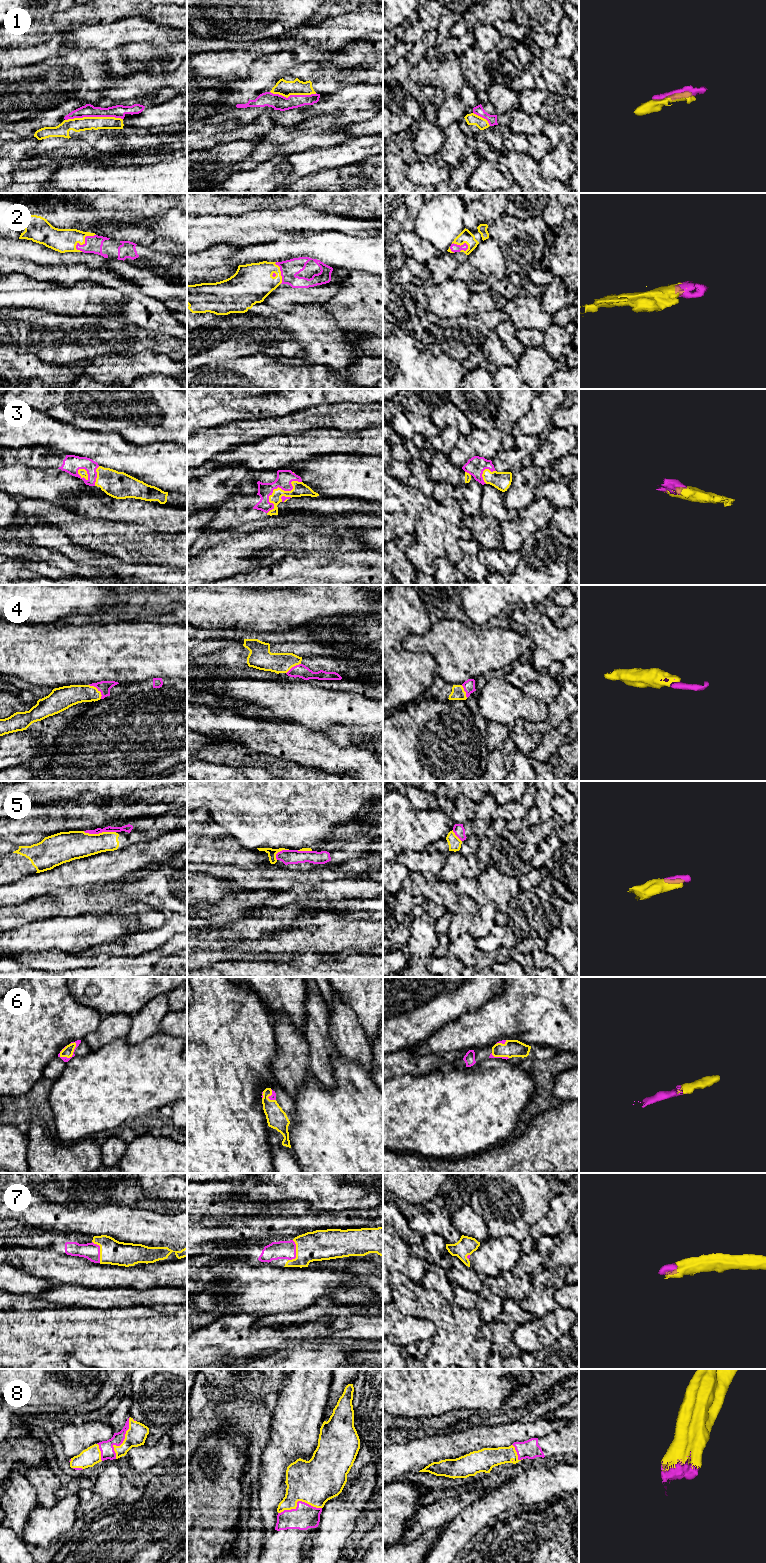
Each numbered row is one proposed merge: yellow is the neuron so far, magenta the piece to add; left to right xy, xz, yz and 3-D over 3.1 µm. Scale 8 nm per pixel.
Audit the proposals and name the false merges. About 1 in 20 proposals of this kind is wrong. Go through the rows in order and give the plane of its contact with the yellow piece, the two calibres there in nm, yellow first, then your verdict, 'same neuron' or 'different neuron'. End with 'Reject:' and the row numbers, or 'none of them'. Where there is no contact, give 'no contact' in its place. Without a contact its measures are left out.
1: contact in xy; calibres 110 and 110 nm; same neuron
2: contact in xy; calibres 190 and 140 nm; same neuron
3: contact in xz; calibres 110 and 130 nm; same neuron
4: contact in xy; calibres 170 and 100 nm; same neuron
5: contact in xy; calibres 220 and 60 nm; same neuron
6: contact in xy; calibres 80 and 50 nm; same neuron
7: contact in xz; calibres 240 and 140 nm; same neuron
8: contact in xy; calibres 170 and 110 nm; same neuron
Reject: none of them

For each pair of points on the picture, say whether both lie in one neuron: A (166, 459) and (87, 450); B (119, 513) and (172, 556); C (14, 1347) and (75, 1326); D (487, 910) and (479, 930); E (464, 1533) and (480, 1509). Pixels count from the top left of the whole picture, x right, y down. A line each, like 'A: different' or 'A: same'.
A: same
B: different
C: same
D: same
E: same

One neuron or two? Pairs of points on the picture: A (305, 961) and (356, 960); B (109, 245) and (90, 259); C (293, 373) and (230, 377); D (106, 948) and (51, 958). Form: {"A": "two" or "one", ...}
{"A": "one", "B": "two", "C": "one", "D": "one"}

